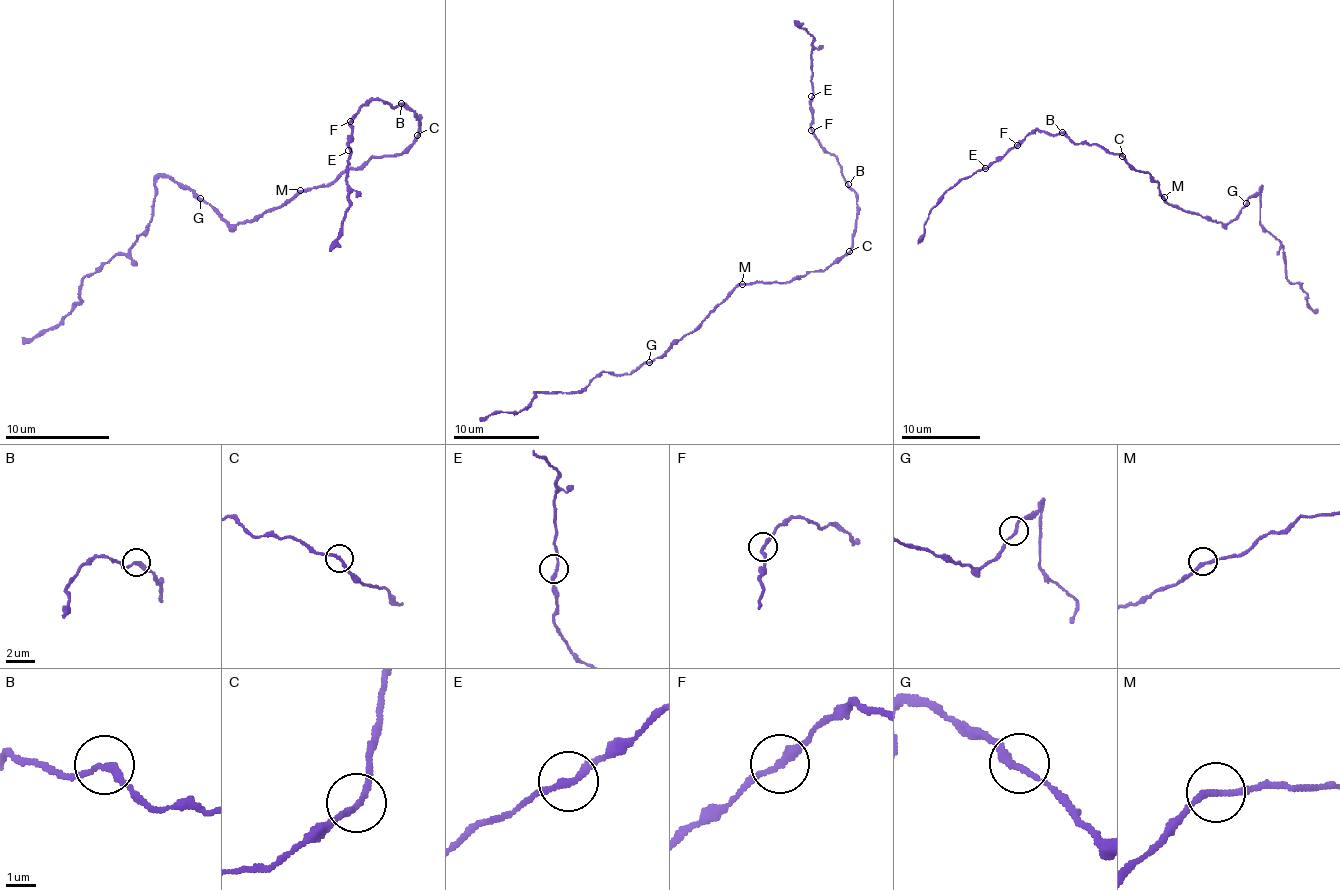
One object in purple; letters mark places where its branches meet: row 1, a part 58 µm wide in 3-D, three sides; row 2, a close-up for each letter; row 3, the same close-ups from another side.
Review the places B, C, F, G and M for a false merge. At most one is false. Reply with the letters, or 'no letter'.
no letter

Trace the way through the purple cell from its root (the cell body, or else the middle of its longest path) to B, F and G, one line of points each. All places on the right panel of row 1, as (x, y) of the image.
B: (1159, 195), (1157, 181), (1147, 172), (1138, 172), (1118, 154), (1108, 154), (1094, 144), (1073, 144), (1062, 132)
F: (1159, 195), (1157, 181), (1147, 172), (1094, 144), (1073, 144), (1064, 134), (1033, 130), (1017, 146)
G: (1159, 195), (1186, 211), (1222, 223), (1229, 223), (1246, 203)

